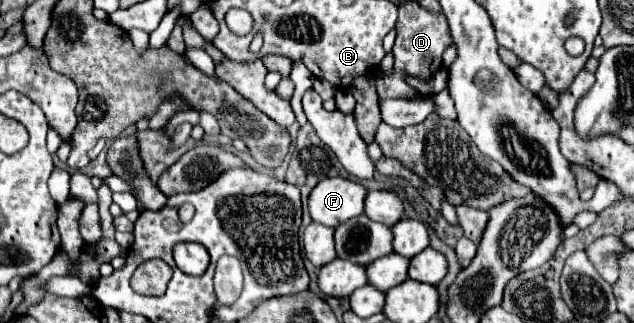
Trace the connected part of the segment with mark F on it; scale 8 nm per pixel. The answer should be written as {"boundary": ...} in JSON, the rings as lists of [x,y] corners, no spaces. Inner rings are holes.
{"boundary":[[[330,177],[330,181],[320,181],[310,193],[310,215],[322,225],[338,227],[364,213],[366,195],[368,191],[358,181]]]}

